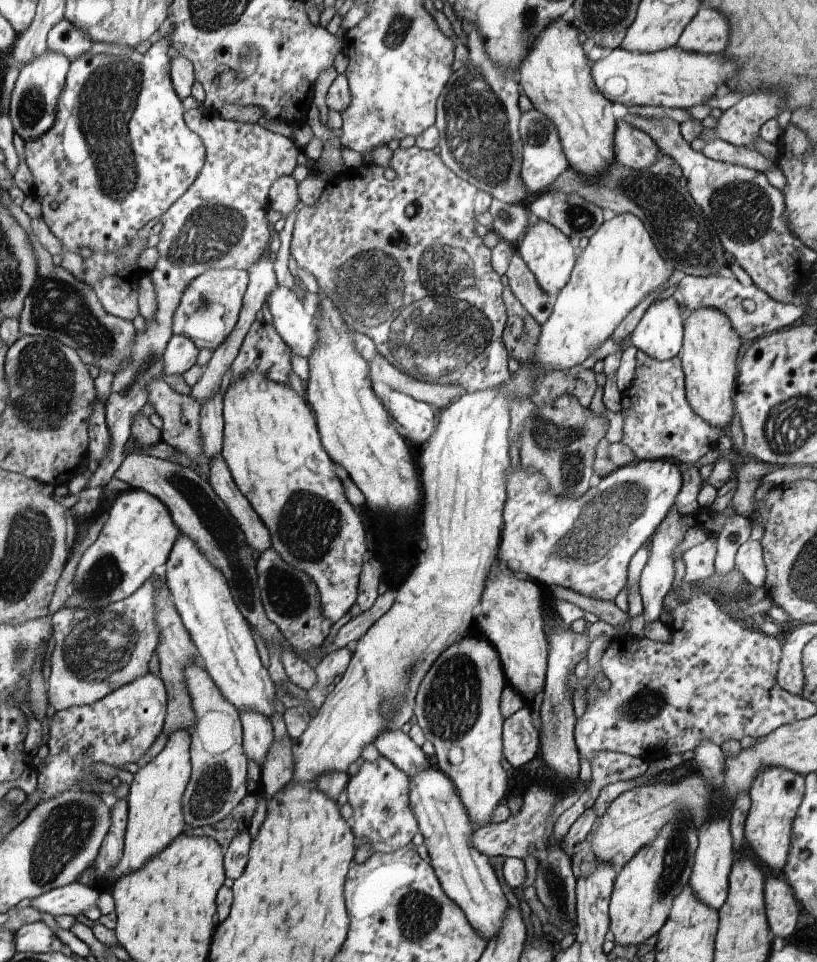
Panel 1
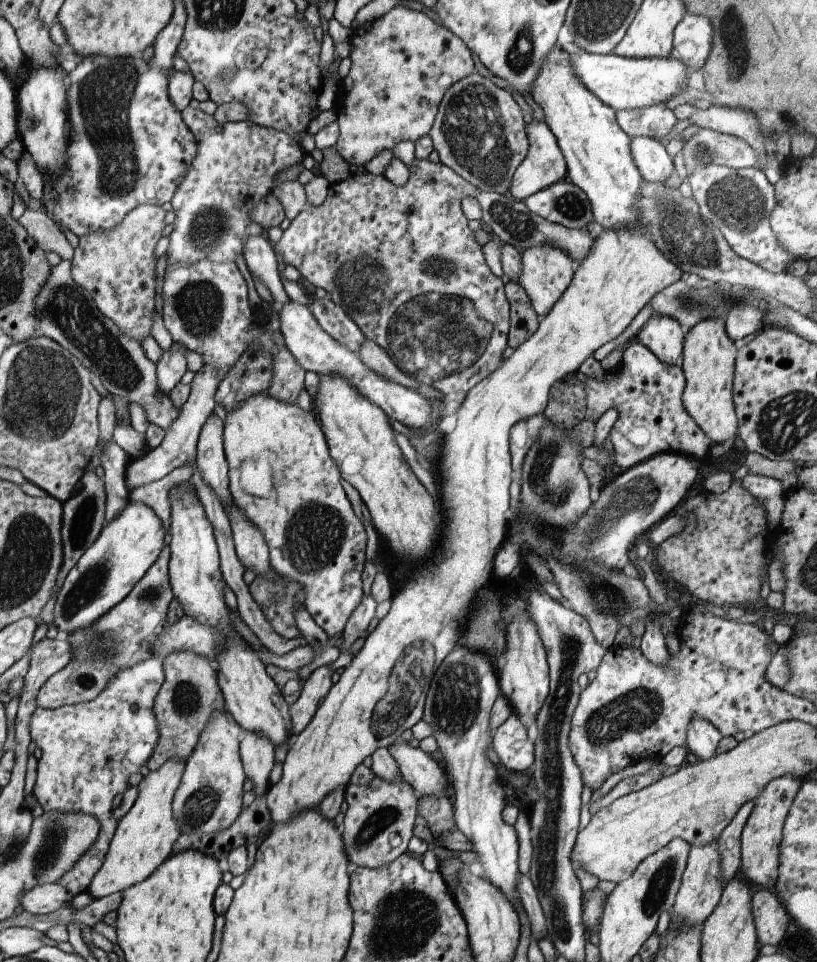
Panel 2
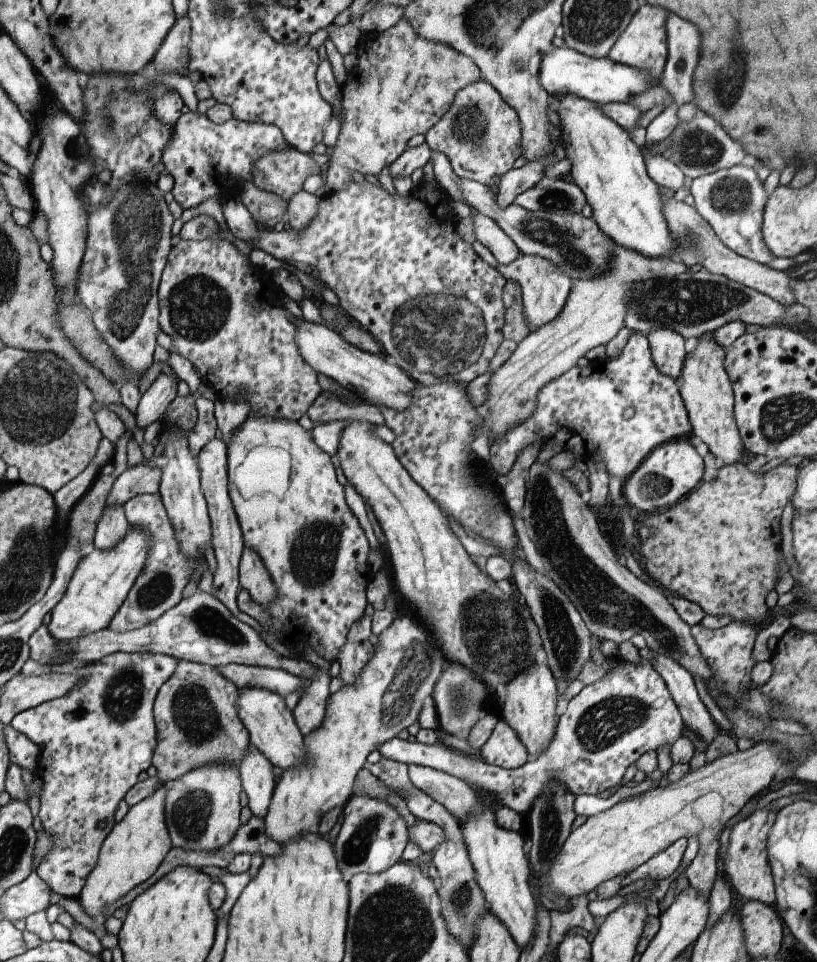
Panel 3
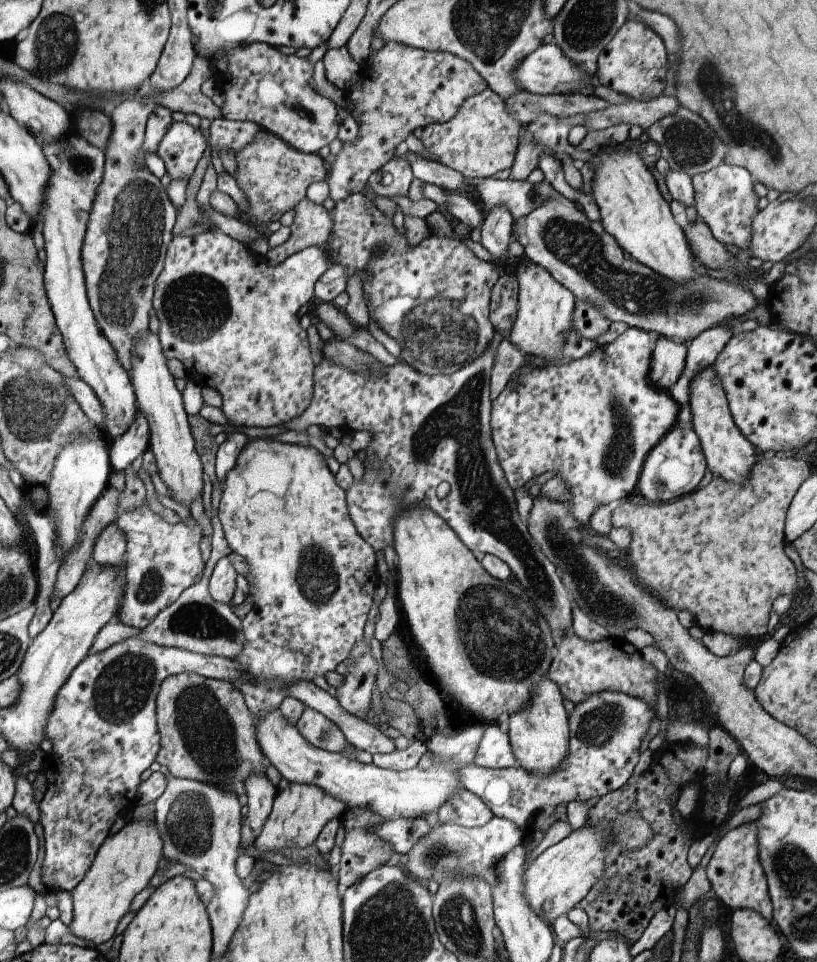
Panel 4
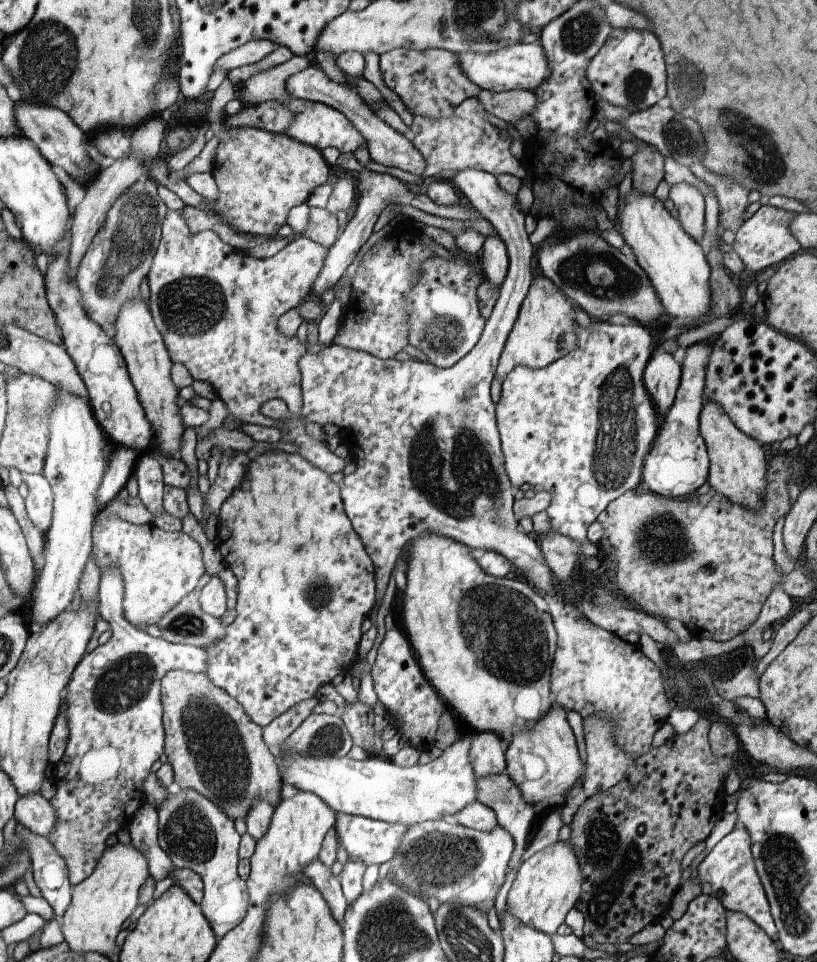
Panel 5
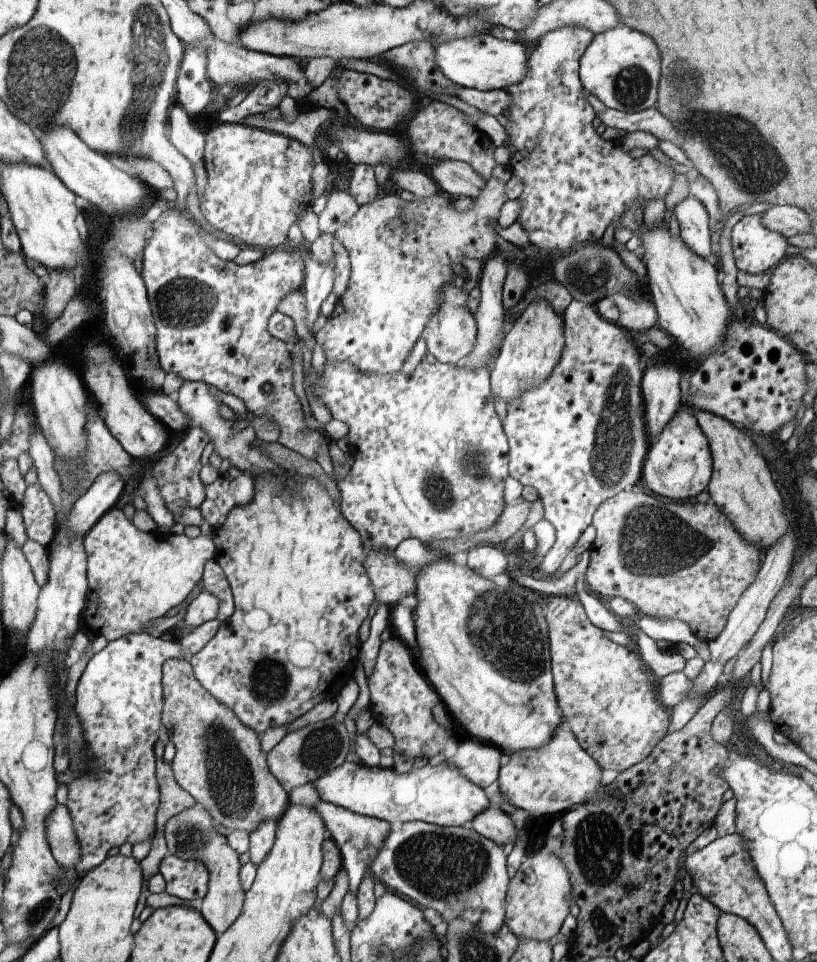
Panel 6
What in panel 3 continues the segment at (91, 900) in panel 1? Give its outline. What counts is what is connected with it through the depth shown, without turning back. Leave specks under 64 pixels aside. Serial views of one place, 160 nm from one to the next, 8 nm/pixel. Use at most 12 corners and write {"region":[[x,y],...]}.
{"region":[[32,871],[6,890],[3,915],[13,922],[51,905],[49,884]]}

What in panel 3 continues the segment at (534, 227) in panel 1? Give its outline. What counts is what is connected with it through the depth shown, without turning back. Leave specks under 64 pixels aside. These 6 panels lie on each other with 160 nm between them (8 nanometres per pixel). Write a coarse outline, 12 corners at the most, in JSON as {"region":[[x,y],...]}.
{"region":[[551,260],[498,265],[521,286],[530,330],[554,320],[573,281]]}

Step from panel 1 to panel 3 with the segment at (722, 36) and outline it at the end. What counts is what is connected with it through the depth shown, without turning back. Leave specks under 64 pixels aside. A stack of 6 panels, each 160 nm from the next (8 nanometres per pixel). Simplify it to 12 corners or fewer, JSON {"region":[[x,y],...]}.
{"region":[[668,16],[660,84],[677,105],[695,102],[700,32]]}

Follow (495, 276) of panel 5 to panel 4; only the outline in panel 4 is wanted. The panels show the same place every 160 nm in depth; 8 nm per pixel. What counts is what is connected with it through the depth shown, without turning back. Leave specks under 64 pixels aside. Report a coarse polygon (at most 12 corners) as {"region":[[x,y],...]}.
{"region":[[508,207],[488,210],[481,226],[481,245],[506,259],[514,218]]}

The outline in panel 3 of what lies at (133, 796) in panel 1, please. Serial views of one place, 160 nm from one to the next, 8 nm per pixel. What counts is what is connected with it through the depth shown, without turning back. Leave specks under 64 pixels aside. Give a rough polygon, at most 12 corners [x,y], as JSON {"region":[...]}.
{"region":[[163,782],[110,831],[77,901],[94,922],[173,847]]}

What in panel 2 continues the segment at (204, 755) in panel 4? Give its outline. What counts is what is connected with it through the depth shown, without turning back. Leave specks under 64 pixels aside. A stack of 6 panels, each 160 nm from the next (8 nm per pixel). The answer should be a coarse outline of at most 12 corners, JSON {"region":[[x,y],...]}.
{"region":[[192,651],[167,654],[155,712],[161,742],[147,767],[188,763],[216,711],[217,669]]}

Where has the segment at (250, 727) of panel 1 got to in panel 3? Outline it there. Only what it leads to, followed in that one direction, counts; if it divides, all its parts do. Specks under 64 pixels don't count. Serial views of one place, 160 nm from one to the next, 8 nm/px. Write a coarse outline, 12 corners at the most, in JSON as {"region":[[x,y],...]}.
{"region":[[252,744],[239,762],[252,814],[264,818],[278,779]]}

